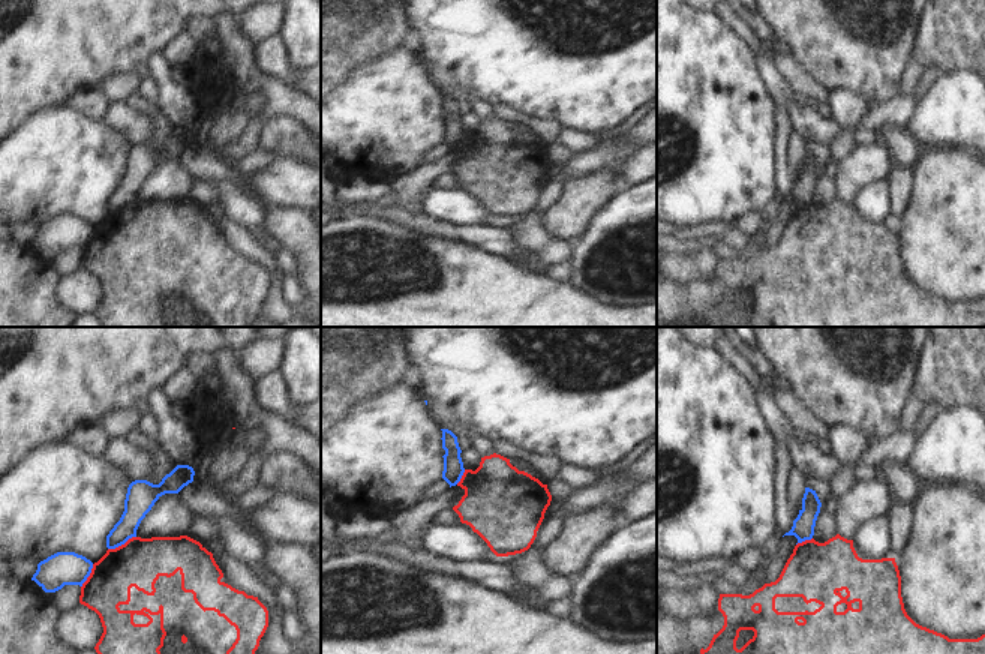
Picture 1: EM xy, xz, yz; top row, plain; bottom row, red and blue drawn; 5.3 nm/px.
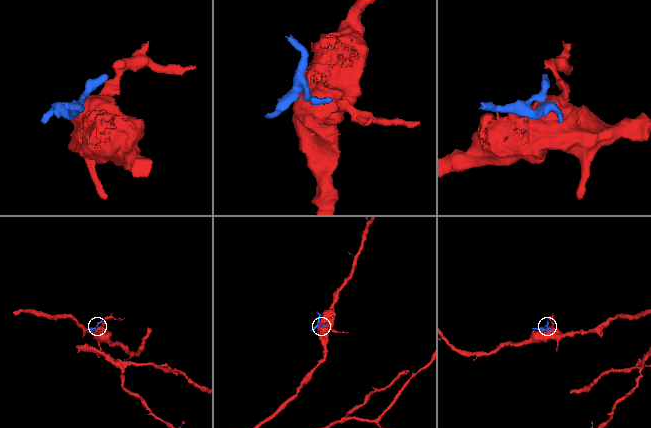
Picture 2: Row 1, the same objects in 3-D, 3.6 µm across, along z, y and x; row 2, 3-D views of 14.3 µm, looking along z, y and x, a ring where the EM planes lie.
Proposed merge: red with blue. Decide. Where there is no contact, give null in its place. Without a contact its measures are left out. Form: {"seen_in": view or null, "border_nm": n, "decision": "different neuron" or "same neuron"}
{"seen_in": "xy", "border_nm": 170, "decision": "different neuron"}

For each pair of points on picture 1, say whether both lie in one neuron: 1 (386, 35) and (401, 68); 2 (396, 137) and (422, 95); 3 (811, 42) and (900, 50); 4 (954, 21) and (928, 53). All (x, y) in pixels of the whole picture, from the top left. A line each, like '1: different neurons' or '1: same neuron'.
1: different neurons
2: same neuron
3: same neuron
4: same neuron

